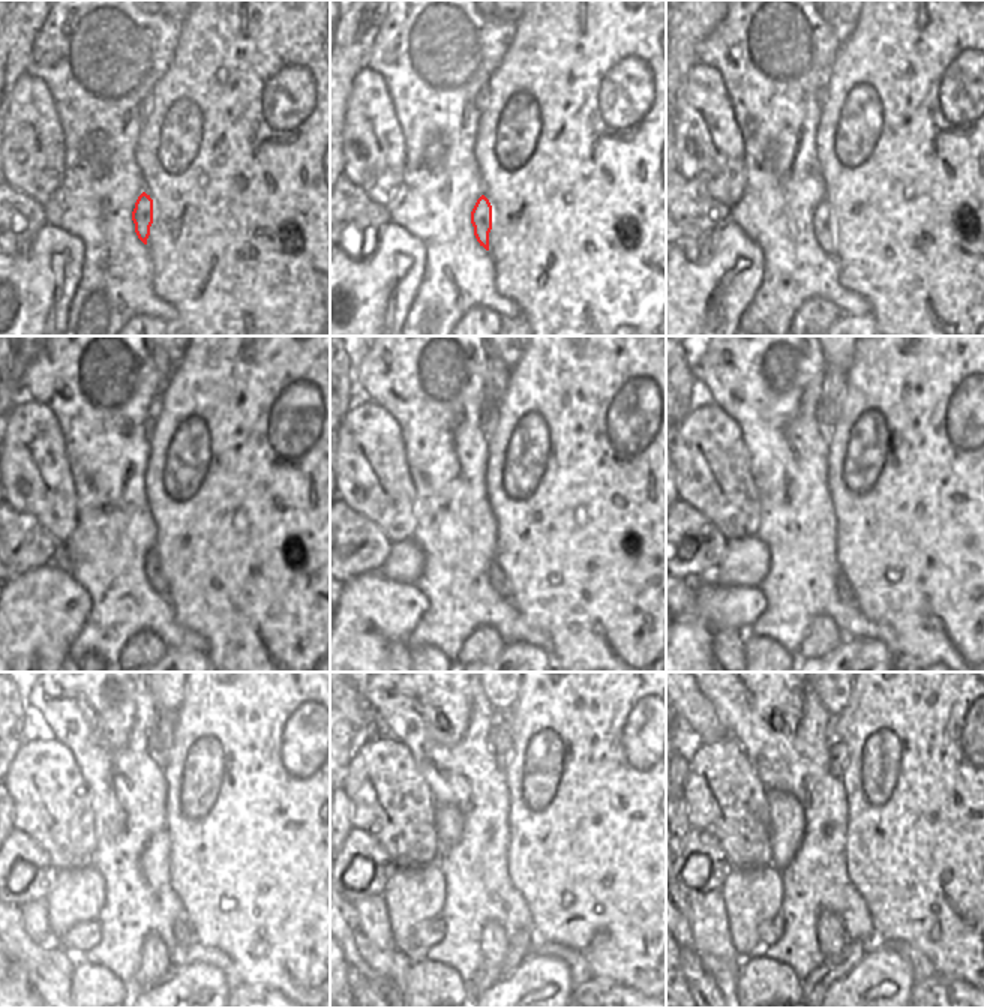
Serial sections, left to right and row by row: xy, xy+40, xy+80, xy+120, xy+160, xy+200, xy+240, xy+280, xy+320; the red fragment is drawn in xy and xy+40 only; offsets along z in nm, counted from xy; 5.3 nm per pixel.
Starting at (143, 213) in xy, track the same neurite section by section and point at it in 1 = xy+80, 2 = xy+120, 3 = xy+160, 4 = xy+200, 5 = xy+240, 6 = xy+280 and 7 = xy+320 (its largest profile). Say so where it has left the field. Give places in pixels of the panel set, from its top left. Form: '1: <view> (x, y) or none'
1: xy+80 (822, 222)
2: xy+120 (152, 567)
3: xy+160 (497, 579)
4: xy+200 (845, 591)
5: xy+240 (182, 930)
6: xy+280 (518, 947)
7: xy+320 (834, 968)

